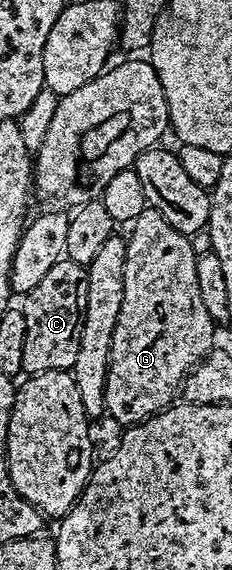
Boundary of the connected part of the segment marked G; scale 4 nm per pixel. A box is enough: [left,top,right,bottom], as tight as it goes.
[105,208,216,426]

